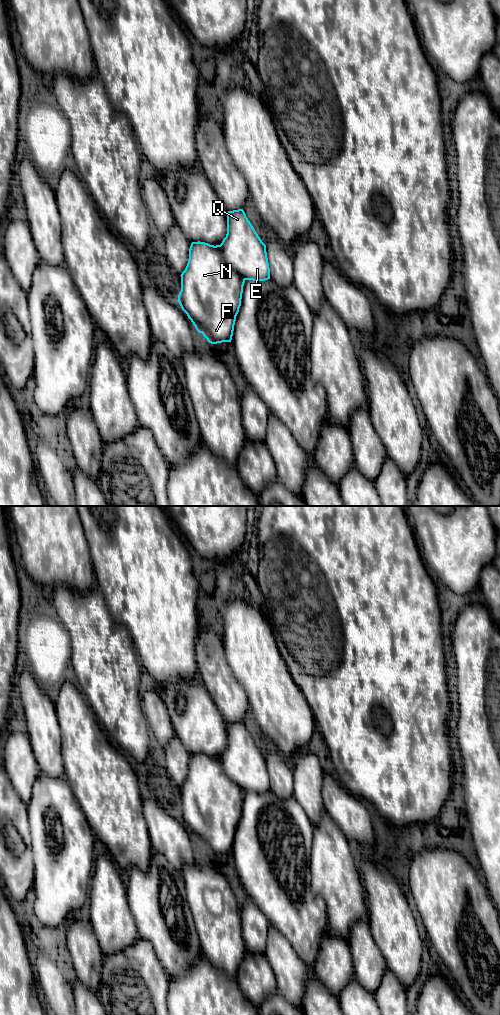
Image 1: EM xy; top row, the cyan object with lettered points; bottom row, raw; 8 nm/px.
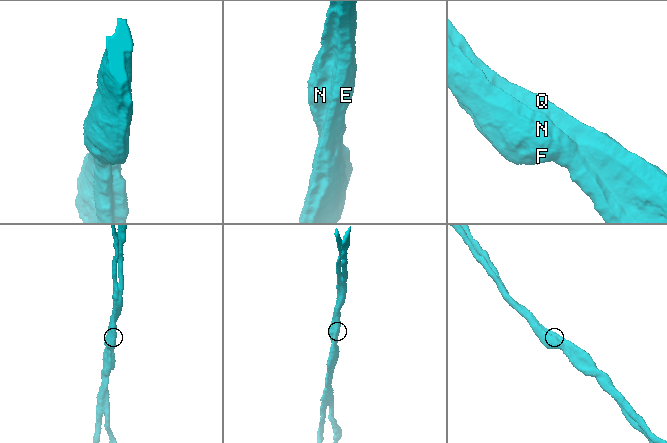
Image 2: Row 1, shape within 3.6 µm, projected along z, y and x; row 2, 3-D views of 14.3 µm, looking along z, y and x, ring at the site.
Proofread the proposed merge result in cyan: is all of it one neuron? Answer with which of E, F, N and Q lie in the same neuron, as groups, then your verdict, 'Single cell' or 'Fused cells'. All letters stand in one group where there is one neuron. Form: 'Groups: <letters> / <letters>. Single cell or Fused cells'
Groups: E Q / F N. Fused cells

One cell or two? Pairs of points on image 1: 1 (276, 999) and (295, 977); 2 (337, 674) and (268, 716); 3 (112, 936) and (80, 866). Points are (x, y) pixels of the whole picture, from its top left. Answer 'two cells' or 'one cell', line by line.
1: two cells
2: two cells
3: two cells

